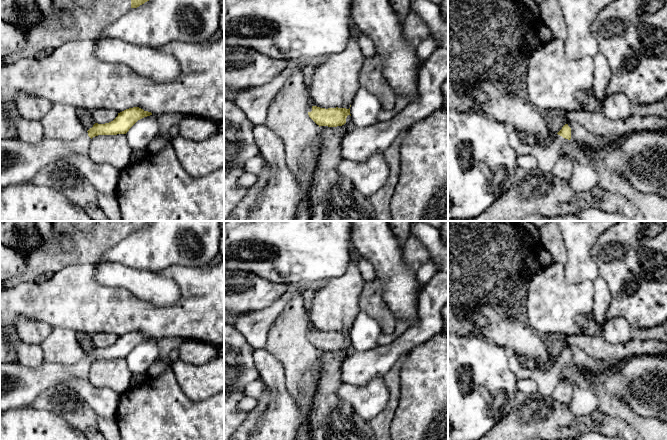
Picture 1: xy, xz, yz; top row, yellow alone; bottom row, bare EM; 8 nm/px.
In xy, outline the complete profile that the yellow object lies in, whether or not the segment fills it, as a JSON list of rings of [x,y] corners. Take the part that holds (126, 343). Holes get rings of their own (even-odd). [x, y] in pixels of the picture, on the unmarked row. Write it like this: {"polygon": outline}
{"polygon": [[[139,331],[126,333],[120,337],[111,346],[105,348],[95,347],[92,352],[72,365],[62,365],[44,361],[39,367],[32,368],[14,363],[0,363],[0,414],[12,409],[30,407],[31,403],[42,392],[49,388],[65,385],[70,378],[82,378],[88,380],[91,363],[98,359],[117,359],[126,358],[129,353],[140,343],[152,339],[151,336],[144,335]]]}

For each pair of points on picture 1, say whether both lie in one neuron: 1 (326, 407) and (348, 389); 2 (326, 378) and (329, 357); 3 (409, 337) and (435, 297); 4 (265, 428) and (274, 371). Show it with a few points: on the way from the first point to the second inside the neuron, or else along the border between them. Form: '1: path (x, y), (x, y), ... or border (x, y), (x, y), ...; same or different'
1: border (342, 383), (337, 396), (345, 400), (355, 412); different
2: path (329, 373), (329, 362); same
3: path (419, 329), (429, 319), (429, 310), (432, 307); same
4: path (279, 414), (280, 390), (276, 385); same

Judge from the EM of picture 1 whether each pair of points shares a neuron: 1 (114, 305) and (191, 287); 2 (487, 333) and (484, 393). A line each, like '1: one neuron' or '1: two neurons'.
1: one neuron
2: two neurons

